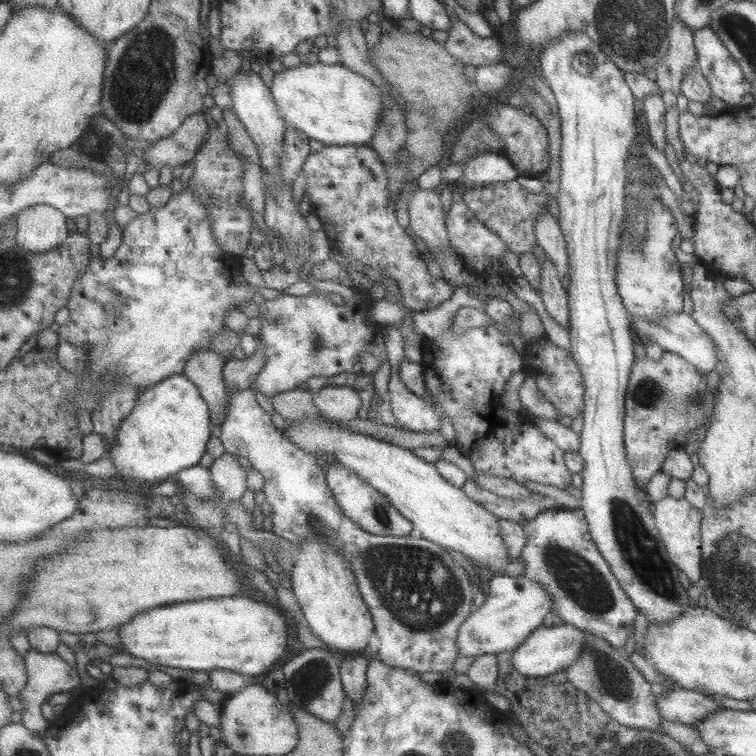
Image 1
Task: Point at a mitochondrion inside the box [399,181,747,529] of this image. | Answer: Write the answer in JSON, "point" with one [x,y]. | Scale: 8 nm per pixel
{"point":[649,394]}

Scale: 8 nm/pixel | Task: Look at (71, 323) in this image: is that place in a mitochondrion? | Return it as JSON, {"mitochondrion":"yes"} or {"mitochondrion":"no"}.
{"mitochondrion":"no"}

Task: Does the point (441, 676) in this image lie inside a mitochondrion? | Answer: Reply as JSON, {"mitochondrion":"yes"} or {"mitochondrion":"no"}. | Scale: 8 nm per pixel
{"mitochondrion":"no"}

